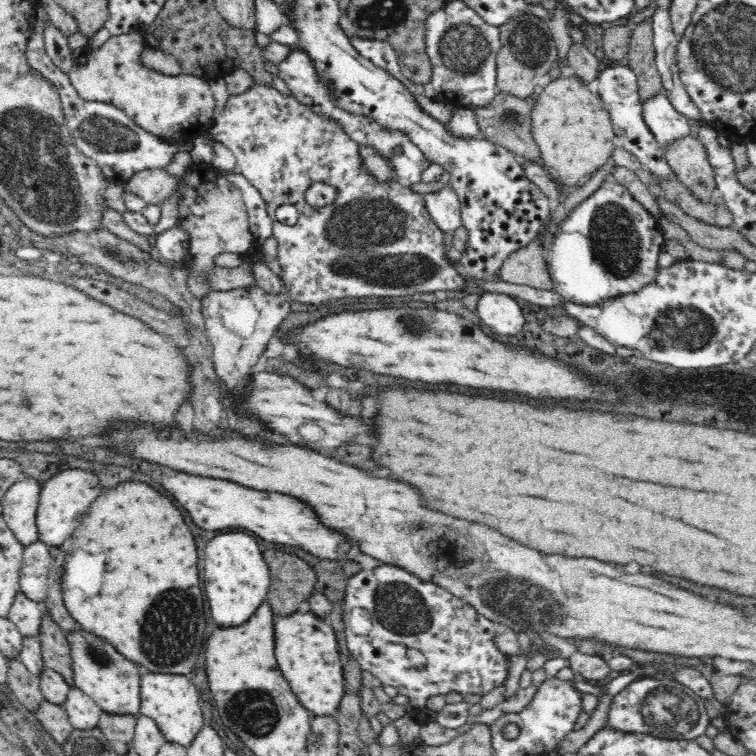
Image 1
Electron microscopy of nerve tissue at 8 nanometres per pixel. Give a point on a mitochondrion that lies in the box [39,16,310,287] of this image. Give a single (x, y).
(105, 135)

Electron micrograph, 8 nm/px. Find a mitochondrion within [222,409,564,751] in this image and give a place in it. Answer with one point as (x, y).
(254, 712)

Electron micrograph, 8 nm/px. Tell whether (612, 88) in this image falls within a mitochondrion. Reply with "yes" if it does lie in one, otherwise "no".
no

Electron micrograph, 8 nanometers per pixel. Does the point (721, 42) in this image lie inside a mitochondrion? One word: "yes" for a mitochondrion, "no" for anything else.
yes

